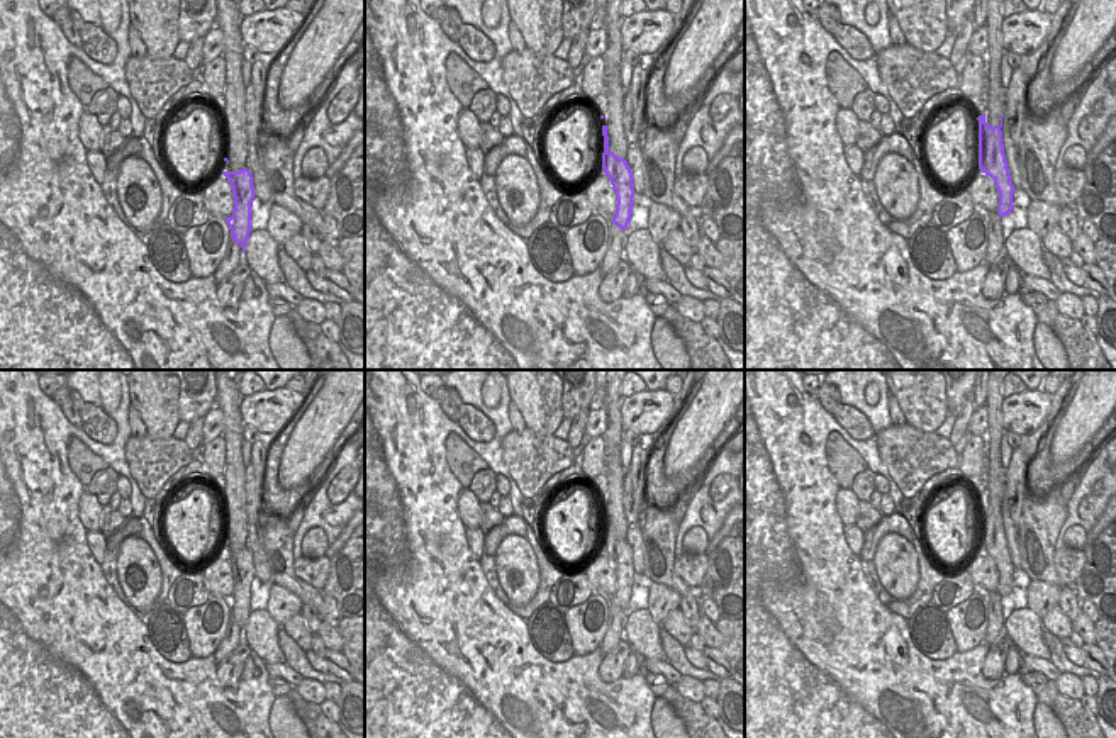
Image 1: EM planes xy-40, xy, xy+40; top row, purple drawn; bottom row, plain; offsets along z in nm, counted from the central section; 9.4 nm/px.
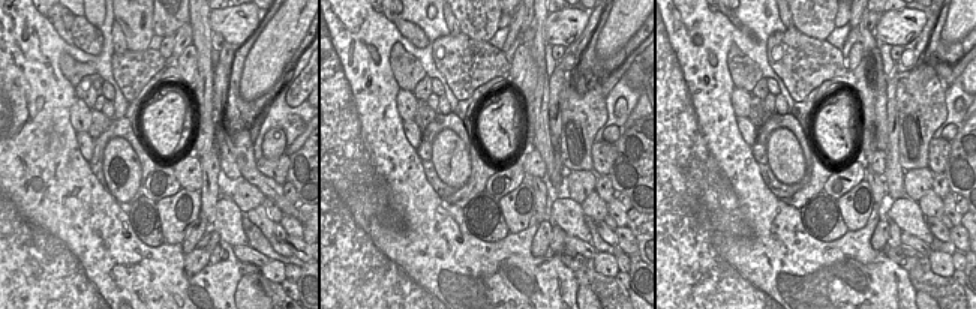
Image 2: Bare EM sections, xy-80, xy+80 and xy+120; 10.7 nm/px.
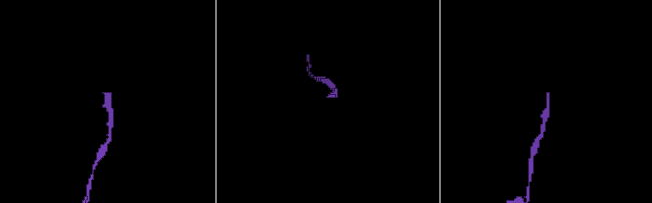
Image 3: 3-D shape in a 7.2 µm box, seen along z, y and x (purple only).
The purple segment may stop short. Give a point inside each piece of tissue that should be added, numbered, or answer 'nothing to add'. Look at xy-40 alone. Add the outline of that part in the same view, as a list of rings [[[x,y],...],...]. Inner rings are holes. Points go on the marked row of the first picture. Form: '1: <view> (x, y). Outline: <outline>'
nothing to add

